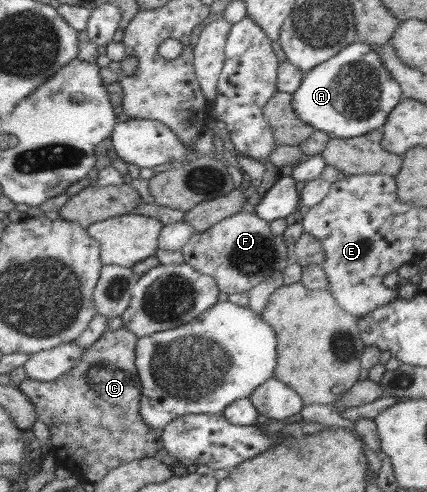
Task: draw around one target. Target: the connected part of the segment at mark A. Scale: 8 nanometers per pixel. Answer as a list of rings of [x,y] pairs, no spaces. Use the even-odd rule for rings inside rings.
[[[364,43],[346,45],[330,60],[309,69],[293,95],[292,109],[299,119],[332,138],[358,137],[380,129],[390,110],[403,98],[378,53]]]

